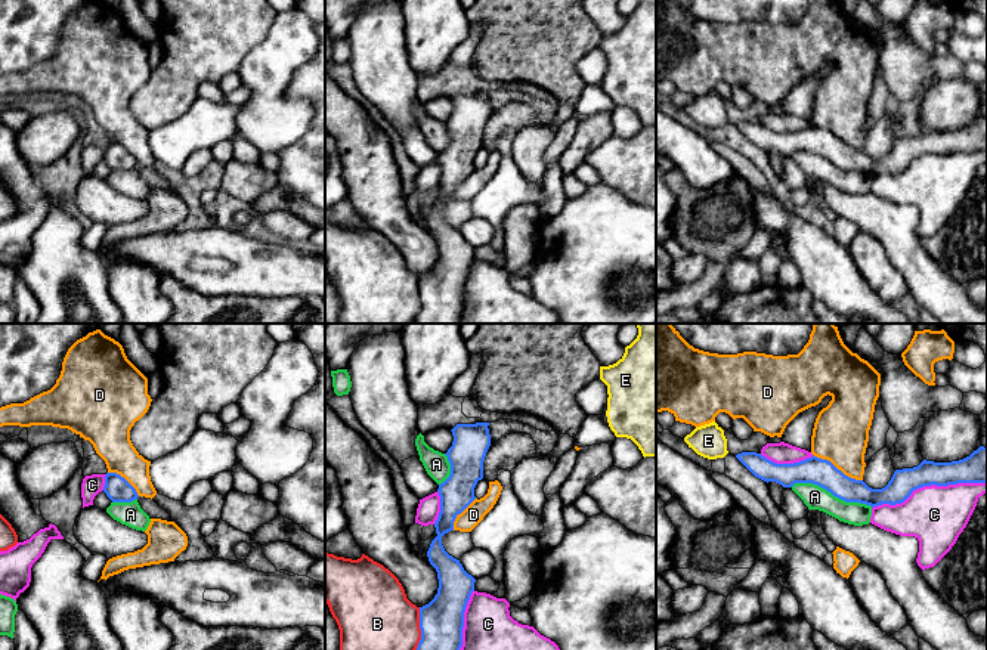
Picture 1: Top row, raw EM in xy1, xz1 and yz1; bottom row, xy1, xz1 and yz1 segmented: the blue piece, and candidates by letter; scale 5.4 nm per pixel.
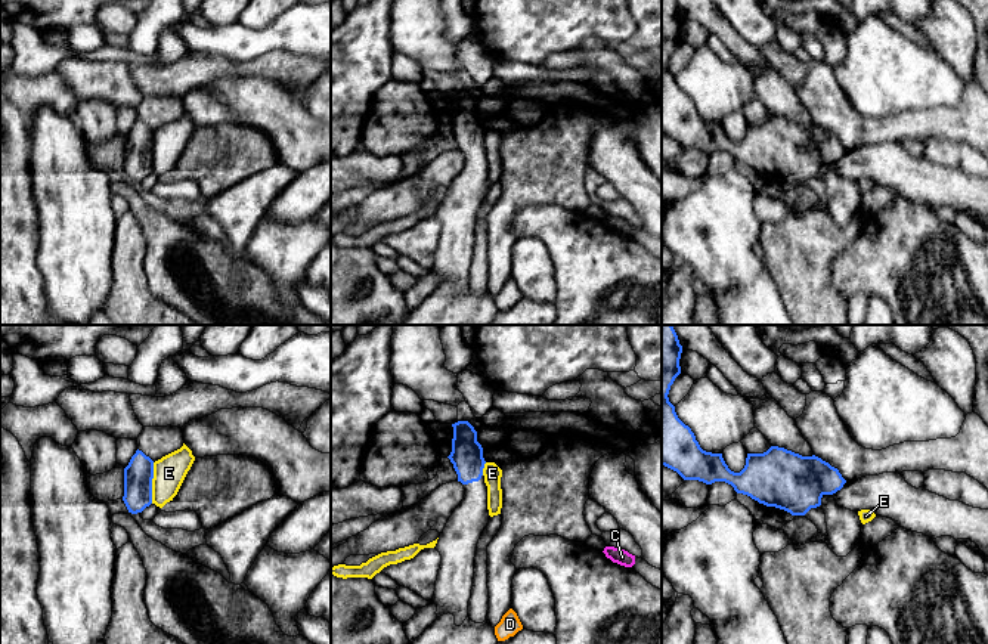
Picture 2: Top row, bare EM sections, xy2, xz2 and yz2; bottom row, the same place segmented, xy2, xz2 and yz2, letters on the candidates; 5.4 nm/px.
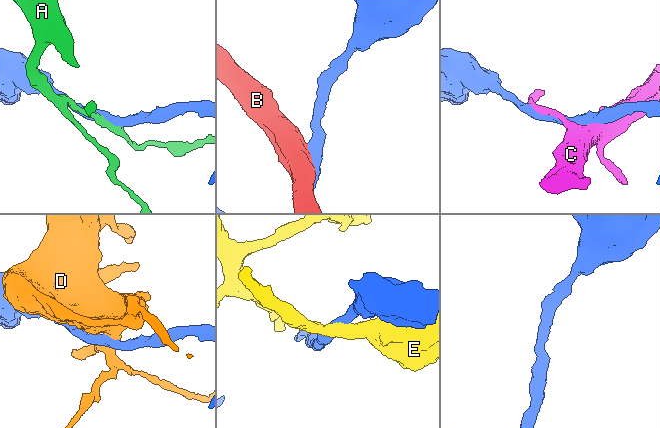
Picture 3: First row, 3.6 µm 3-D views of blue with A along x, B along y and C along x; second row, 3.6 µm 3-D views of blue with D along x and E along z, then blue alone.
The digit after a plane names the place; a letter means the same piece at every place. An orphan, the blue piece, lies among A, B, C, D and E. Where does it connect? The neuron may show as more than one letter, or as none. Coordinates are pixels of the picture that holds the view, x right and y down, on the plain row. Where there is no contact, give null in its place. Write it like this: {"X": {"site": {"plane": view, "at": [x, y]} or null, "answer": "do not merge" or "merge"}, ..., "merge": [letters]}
{"A": {"site": {"plane": "yz1", "at": [832, 163]}, "answer": "do not merge"}, "B": {"site": {"plane": "xz1", "at": [421, 300]}, "answer": "do not merge"}, "C": {"site": {"plane": "yz1", "at": [928, 154]}, "answer": "do not merge"}, "D": {"site": {"plane": "yz1", "at": [837, 138]}, "answer": "do not merge"}, "E": {"site": {"plane": "xy2", "at": [151, 152]}, "answer": "do not merge"}, "merge": []}

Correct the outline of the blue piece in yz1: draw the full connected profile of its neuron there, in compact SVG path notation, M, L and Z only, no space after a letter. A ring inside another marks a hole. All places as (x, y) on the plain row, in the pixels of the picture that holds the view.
M980 115L969 126L952 131L923 129L918 136L895 139L888 154L872 158L863 149L845 145L830 130L817 126L793 133L776 133L761 123L742 121L736 127L758 148L783 157L795 152L817 154L845 171L873 176L901 173L913 160L923 155L957 152L987 152L987 117Z

